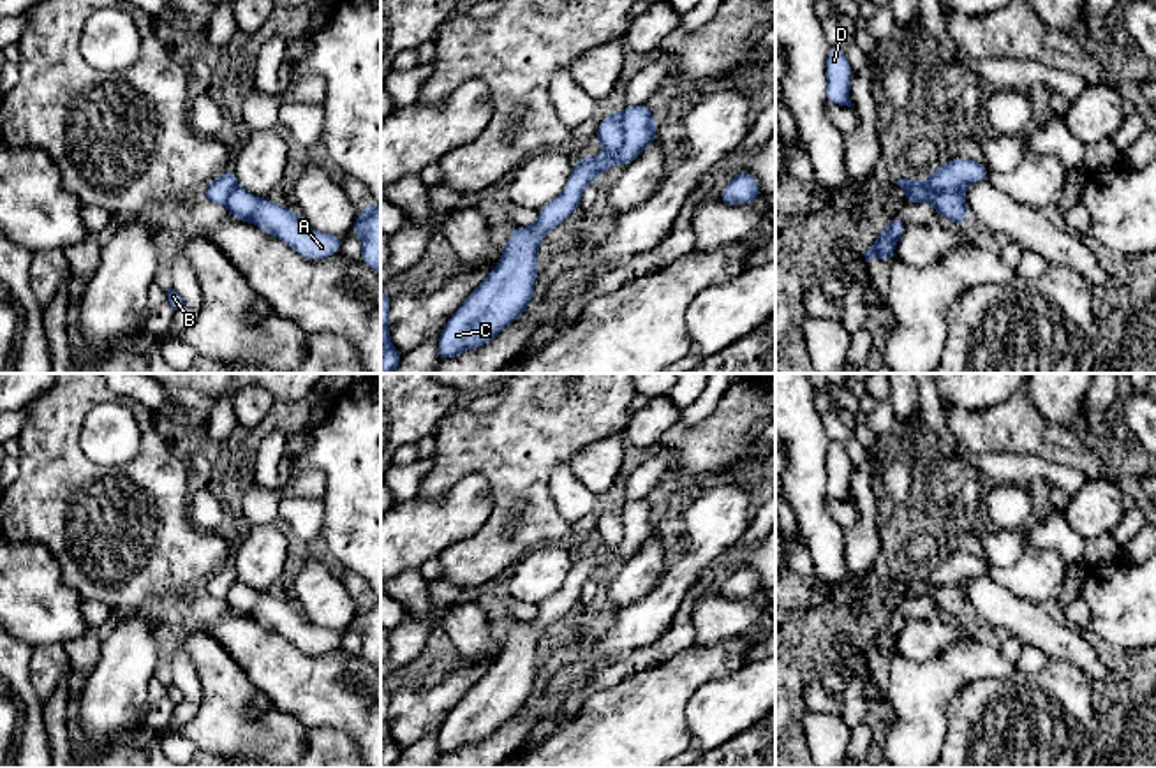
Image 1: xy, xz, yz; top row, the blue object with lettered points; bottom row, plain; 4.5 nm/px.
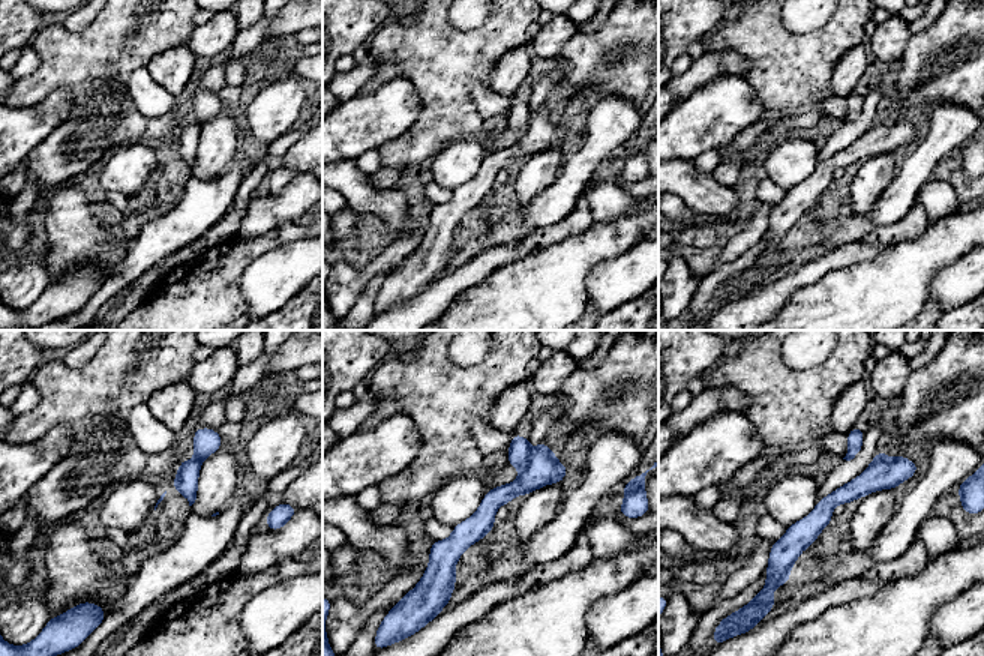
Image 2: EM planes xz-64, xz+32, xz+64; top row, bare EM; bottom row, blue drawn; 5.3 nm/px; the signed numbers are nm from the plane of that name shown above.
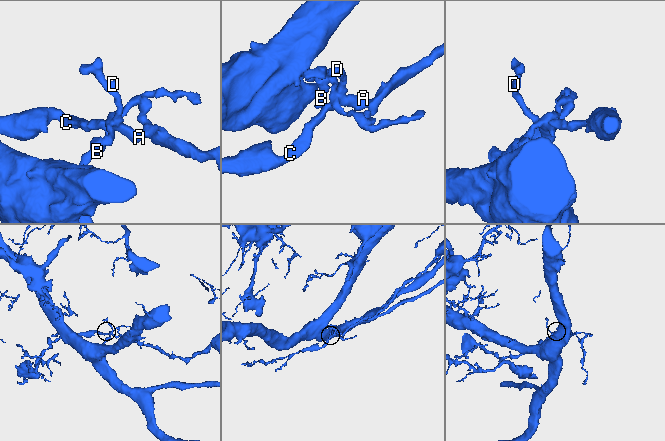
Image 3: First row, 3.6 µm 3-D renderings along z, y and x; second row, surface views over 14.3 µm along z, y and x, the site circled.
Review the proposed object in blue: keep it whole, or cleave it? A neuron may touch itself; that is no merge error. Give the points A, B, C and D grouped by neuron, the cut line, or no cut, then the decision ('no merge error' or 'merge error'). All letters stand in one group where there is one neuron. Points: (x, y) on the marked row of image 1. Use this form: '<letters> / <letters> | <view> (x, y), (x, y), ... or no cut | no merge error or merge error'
A C D / B | xz (622, 111), (622, 148), (615, 161) | merge error

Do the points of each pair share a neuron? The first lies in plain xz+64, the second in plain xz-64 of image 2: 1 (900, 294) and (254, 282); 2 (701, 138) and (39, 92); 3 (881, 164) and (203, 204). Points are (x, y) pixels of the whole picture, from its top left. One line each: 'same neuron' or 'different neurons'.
1: different neurons
2: different neurons
3: different neurons

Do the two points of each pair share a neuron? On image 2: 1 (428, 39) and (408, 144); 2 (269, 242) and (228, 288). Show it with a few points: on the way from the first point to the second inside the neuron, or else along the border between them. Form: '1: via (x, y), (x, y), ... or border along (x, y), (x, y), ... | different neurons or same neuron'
1: via (431, 65), (431, 119) | same neuron
2: via (255, 248), (228, 275) | same neuron

